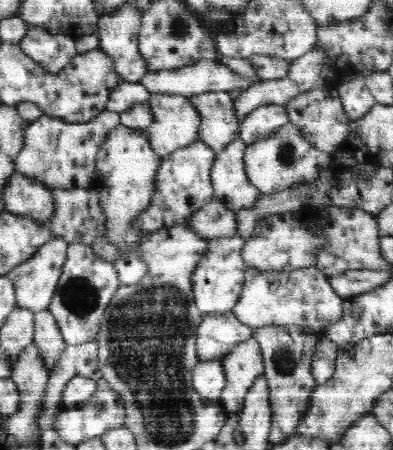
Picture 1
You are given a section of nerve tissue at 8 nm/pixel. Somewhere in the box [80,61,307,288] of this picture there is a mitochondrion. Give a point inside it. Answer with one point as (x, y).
(285, 153)

